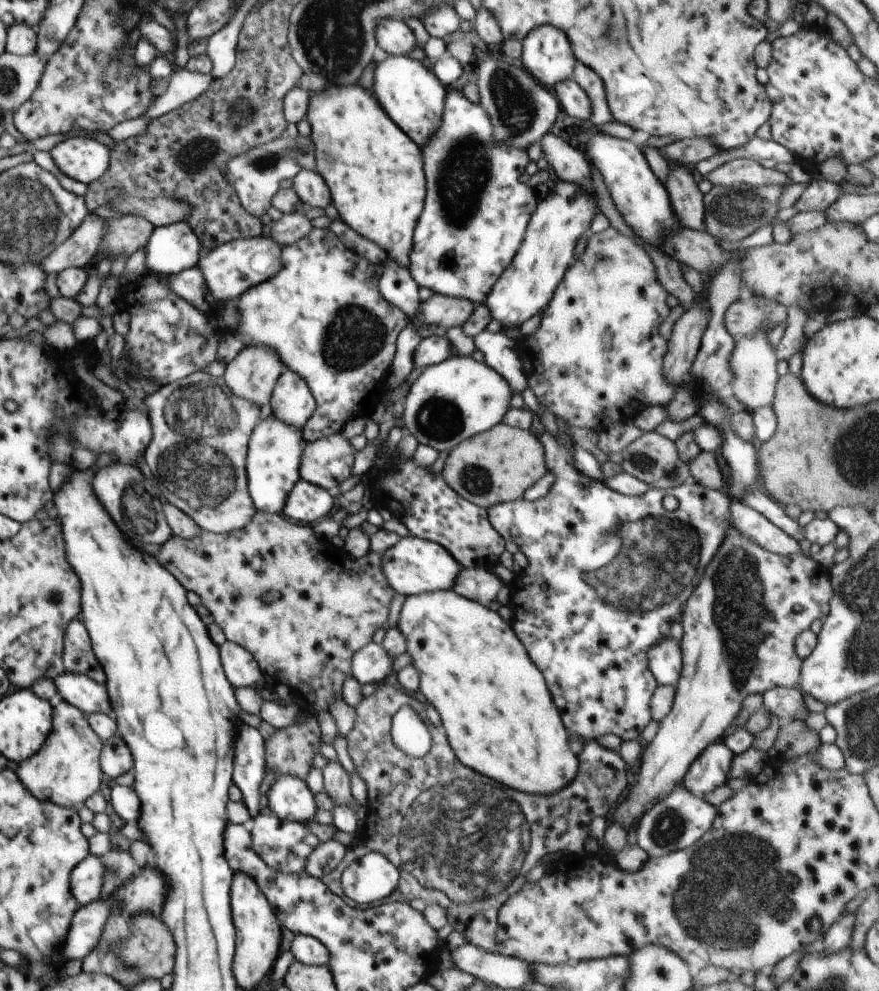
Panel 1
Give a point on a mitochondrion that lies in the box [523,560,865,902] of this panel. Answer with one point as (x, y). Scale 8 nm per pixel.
(670, 827)

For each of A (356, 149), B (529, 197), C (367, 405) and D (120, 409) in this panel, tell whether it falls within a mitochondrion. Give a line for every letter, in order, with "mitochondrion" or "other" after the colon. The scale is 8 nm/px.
A: other
B: other
C: other
D: other

